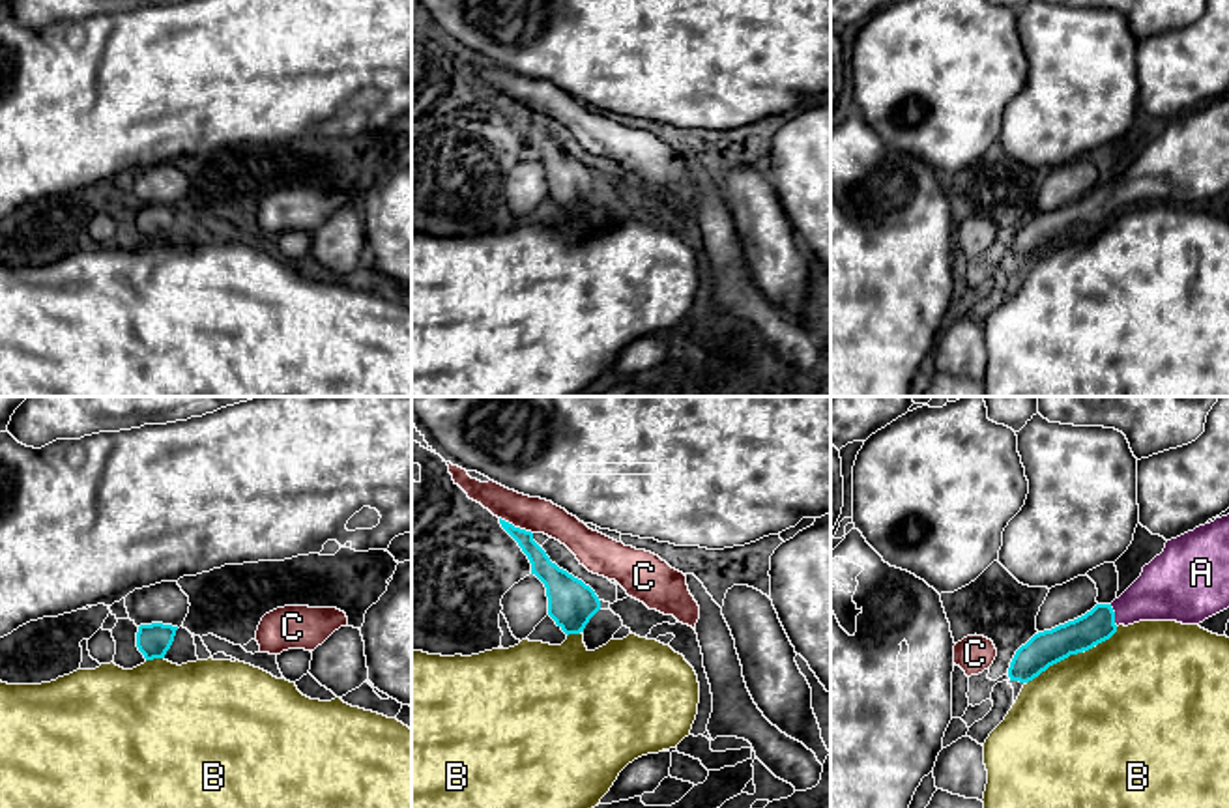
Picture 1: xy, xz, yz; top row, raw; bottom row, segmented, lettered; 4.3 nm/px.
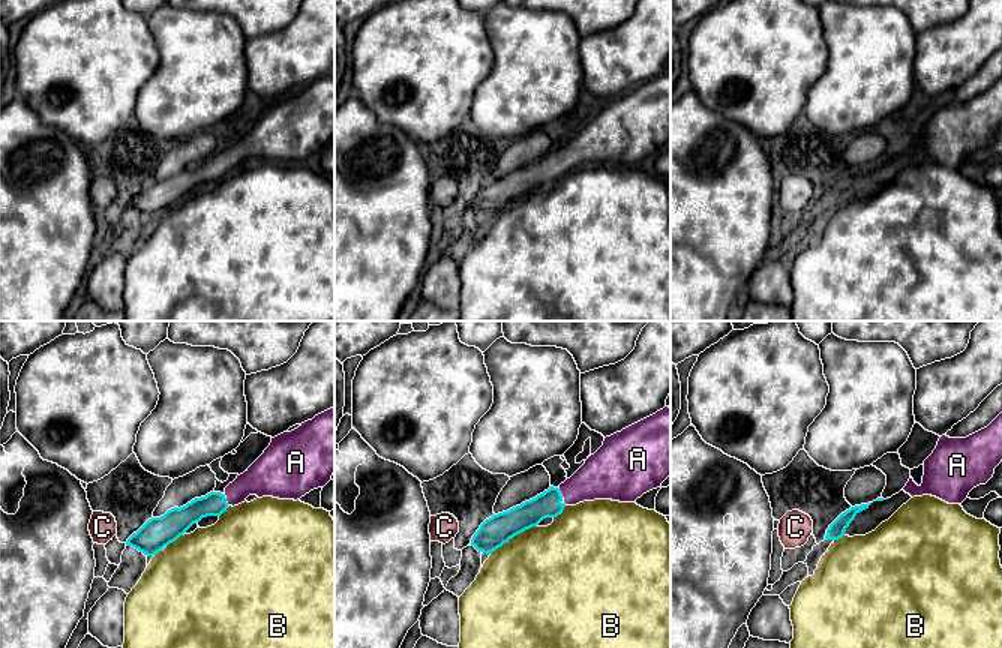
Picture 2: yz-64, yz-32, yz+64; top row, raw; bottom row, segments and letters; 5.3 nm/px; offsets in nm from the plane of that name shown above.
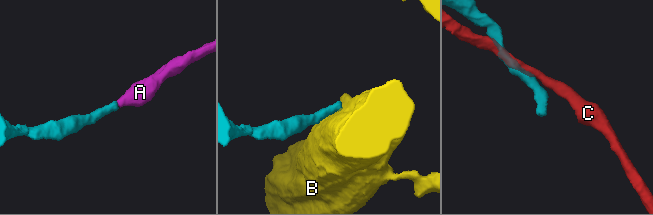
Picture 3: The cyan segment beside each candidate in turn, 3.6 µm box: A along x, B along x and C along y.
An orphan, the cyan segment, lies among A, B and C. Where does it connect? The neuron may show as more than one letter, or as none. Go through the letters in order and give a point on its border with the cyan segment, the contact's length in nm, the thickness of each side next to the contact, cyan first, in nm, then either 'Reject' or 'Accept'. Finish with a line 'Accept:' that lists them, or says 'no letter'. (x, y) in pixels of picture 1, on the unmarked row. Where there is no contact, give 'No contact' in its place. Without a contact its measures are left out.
A: Touches cyan at yz (1113, 197). Shared border 100 nm. Thickness 140 nm (cyan) against 260 nm. Accept
B: Touches cyan at yz (1054, 244). Shared border 280 nm. Thickness 150 nm (cyan) against 480 nm. Reject
C: Touches cyan at xz (517, 109). Shared border 160 nm. Thickness 100 nm (cyan) against 150 nm. Reject
Accept: A

